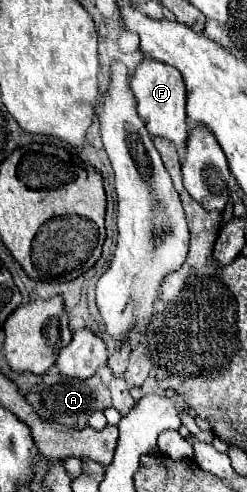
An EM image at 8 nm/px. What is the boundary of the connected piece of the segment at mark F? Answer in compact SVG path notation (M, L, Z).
M142 60L142 64L136 68L130 80L130 88L136 98L138 116L146 124L150 138L164 138L176 144L178 154L184 154L188 142L188 124L186 124L186 88L180 72L156 60Z

